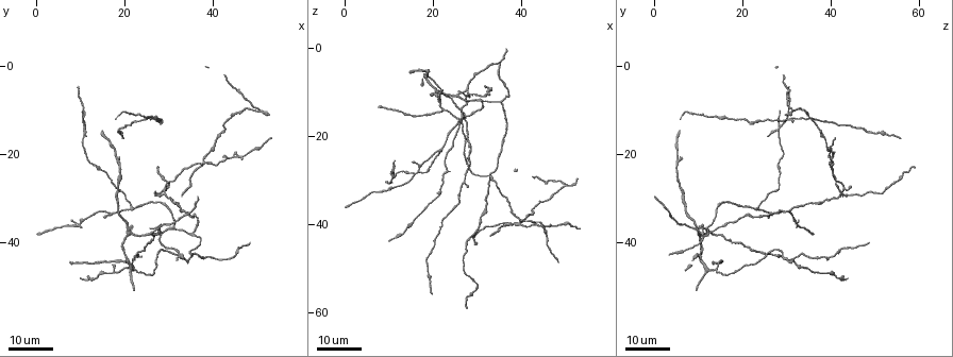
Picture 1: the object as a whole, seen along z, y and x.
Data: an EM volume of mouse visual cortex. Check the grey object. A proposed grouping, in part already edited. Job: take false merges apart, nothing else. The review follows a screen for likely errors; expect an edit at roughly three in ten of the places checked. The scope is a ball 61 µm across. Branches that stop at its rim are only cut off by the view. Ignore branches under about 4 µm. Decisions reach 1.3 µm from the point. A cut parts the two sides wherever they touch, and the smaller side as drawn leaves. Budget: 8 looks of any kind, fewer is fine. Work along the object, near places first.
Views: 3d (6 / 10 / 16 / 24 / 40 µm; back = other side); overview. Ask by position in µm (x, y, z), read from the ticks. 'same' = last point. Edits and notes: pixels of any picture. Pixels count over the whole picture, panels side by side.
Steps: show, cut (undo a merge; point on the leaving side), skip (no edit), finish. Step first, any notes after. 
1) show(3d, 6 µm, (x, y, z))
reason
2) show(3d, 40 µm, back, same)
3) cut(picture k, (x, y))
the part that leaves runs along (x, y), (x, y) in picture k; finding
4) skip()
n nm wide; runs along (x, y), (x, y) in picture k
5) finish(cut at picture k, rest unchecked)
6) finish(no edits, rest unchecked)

show(3d, 16 µm, (35.5, 37.5, 12.0))
a fork

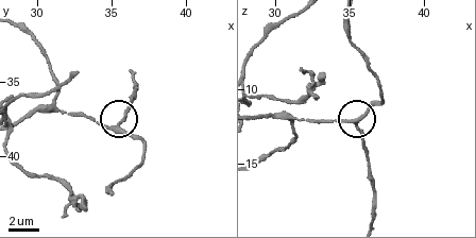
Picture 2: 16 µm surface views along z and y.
show(3d, 6 µm, (35.4, 37.8, 12.2))
zoom in

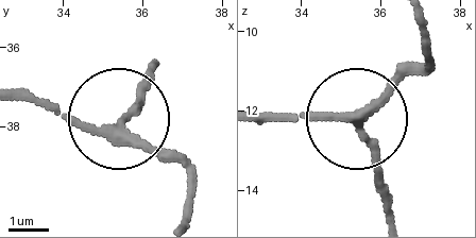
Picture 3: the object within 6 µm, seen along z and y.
skip()
side arm 13 µm; runs along (19, 86), (80, 120), (131, 128), (188, 174) in picture 3; one cell here

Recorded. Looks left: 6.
show(3d, 24 µm, (21.0, 44.5, 10.0))

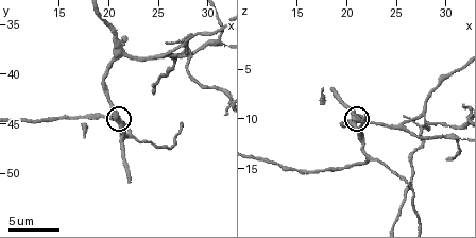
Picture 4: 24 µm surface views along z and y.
show(3d, 10 µm, (20.6, 44.4, 10.4))

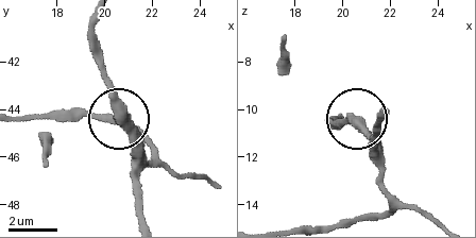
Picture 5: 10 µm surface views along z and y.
skip()
370 nm wide; all the same cell

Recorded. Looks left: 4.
show(3d, 24 µm, (15.0, 23.5, 28.0))
thick turns thin

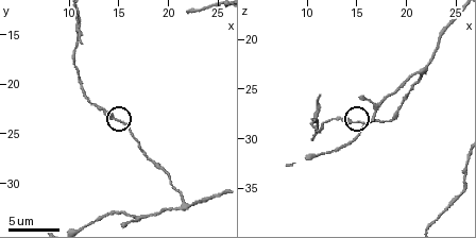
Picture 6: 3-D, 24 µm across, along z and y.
show(3d, 6 µm, (15.4, 23.6, 28.4))

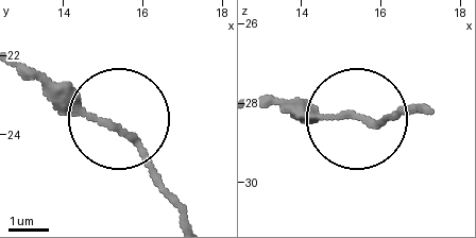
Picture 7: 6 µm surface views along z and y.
show(3d, 6 µm, back, (15.25, 23.75, 28.35))
from behind

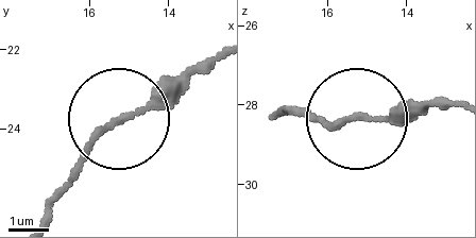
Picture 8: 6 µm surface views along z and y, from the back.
skip()
runs along (279, 113), (289, 106), (337, 126), (456, 106) in picture 8; continuous, no second cell

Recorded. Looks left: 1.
show(3d, 10 µm, (27.8, 37.4, 10.0))

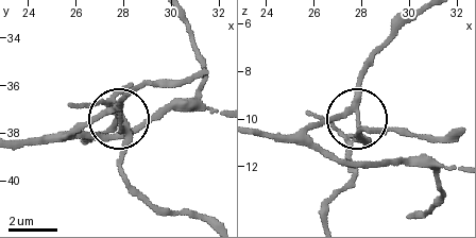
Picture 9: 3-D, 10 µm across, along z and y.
cut(picture 9, (125, 125))
the part that leaves runs along (356, 111), (350, 176), (325, 219) in picture 9; a second cell is stuck on

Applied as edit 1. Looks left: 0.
finish(cut at picture 9, rest unchecked)

